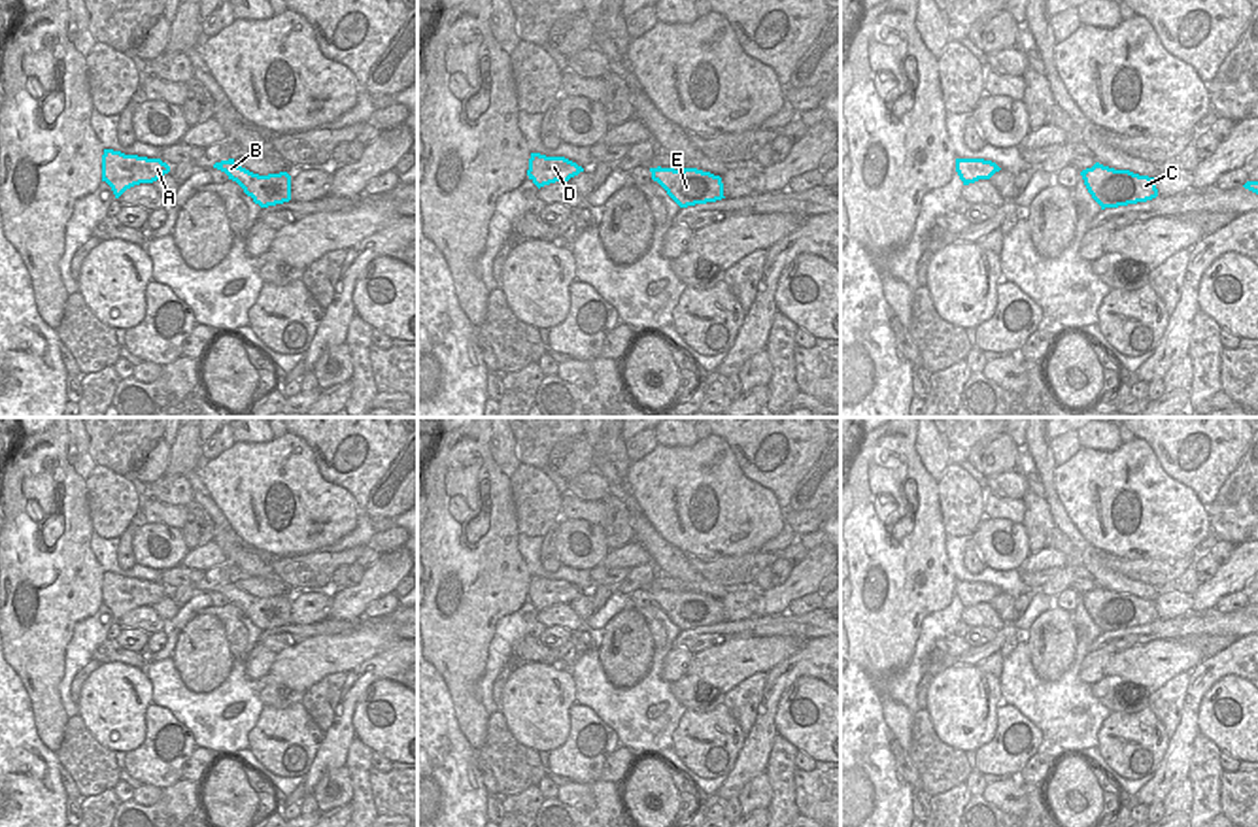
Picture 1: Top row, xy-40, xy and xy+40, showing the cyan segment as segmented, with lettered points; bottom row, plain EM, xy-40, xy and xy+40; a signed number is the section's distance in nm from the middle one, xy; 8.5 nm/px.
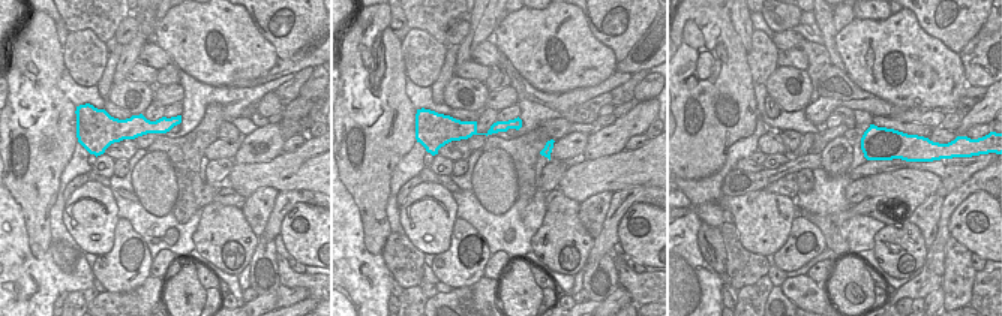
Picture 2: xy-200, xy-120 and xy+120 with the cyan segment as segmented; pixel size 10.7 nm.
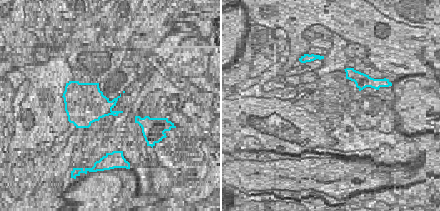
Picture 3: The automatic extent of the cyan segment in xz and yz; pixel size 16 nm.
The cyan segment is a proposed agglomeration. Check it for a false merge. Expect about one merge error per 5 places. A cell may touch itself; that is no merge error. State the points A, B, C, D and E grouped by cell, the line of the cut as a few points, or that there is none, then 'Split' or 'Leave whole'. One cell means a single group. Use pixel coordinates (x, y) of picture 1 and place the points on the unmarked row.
Groups: A B C D E. No split. Leave whole.

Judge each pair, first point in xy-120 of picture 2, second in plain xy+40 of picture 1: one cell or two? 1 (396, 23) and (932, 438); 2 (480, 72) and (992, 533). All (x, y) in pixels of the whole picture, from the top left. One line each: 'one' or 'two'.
1: one
2: two

